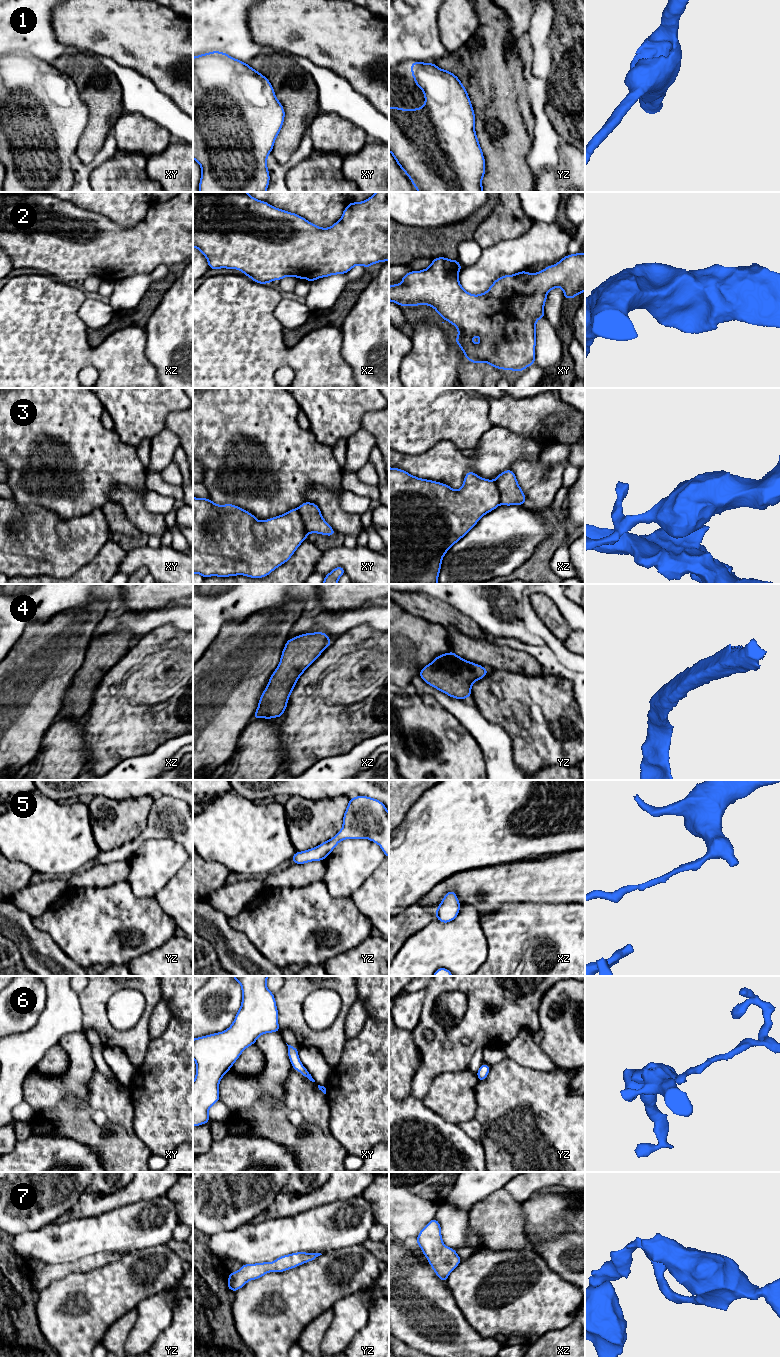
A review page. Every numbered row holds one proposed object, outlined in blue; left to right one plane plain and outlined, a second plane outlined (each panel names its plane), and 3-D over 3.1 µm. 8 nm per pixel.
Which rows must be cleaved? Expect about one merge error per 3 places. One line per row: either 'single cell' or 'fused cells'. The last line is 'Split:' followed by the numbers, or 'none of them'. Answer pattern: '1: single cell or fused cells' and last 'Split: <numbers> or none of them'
1: single cell
2: single cell
3: fused cells
4: single cell
5: single cell
6: single cell
7: single cell
Split: 3

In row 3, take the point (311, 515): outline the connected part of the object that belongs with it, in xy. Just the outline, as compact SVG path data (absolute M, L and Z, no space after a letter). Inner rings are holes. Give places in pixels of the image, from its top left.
M305 502L298 507L298 511L308 534L318 533L327 536L335 535L335 531L323 519L321 511L315 503Z

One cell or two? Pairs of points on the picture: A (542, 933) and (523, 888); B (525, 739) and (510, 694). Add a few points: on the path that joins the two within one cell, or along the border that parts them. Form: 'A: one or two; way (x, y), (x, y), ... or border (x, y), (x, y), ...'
A: two; border (505, 903), (553, 903)
B: one; way (514, 728), (510, 724), (510, 705)

